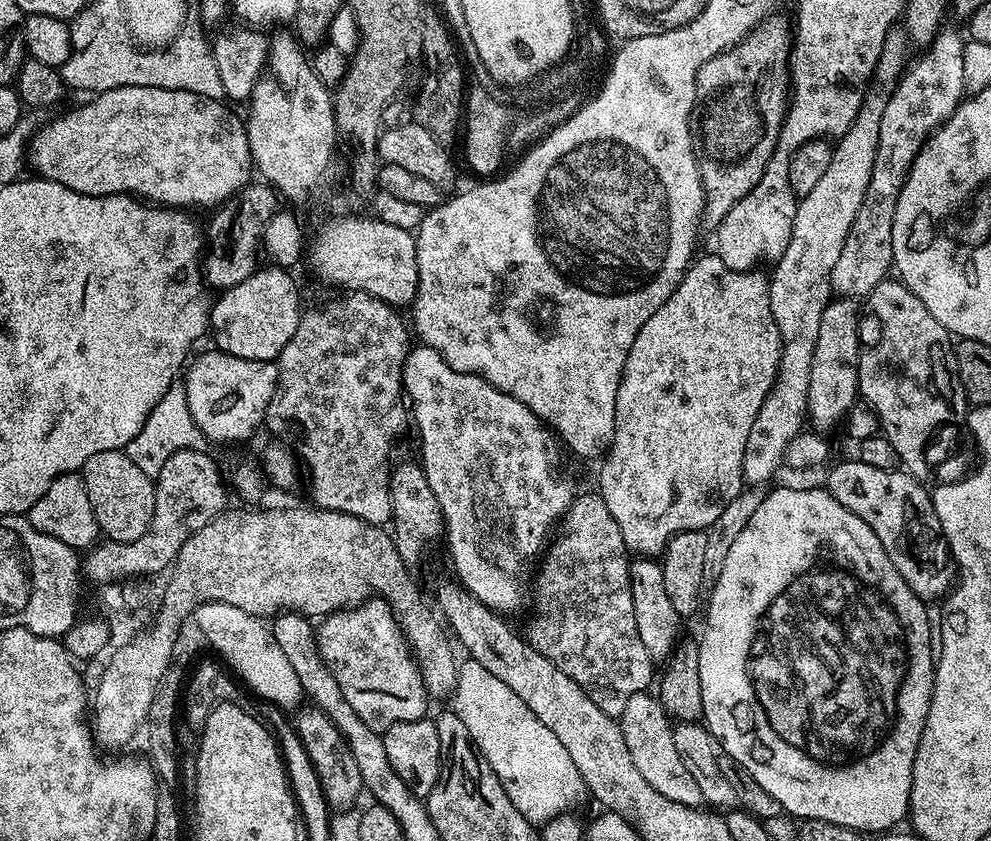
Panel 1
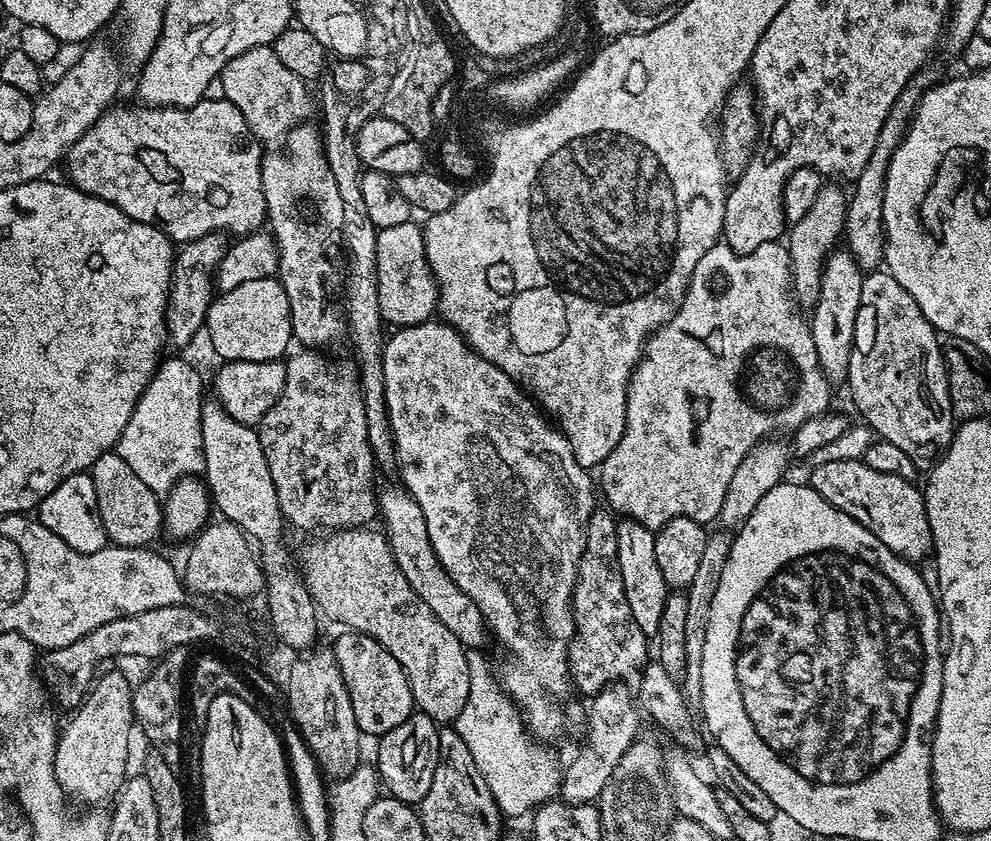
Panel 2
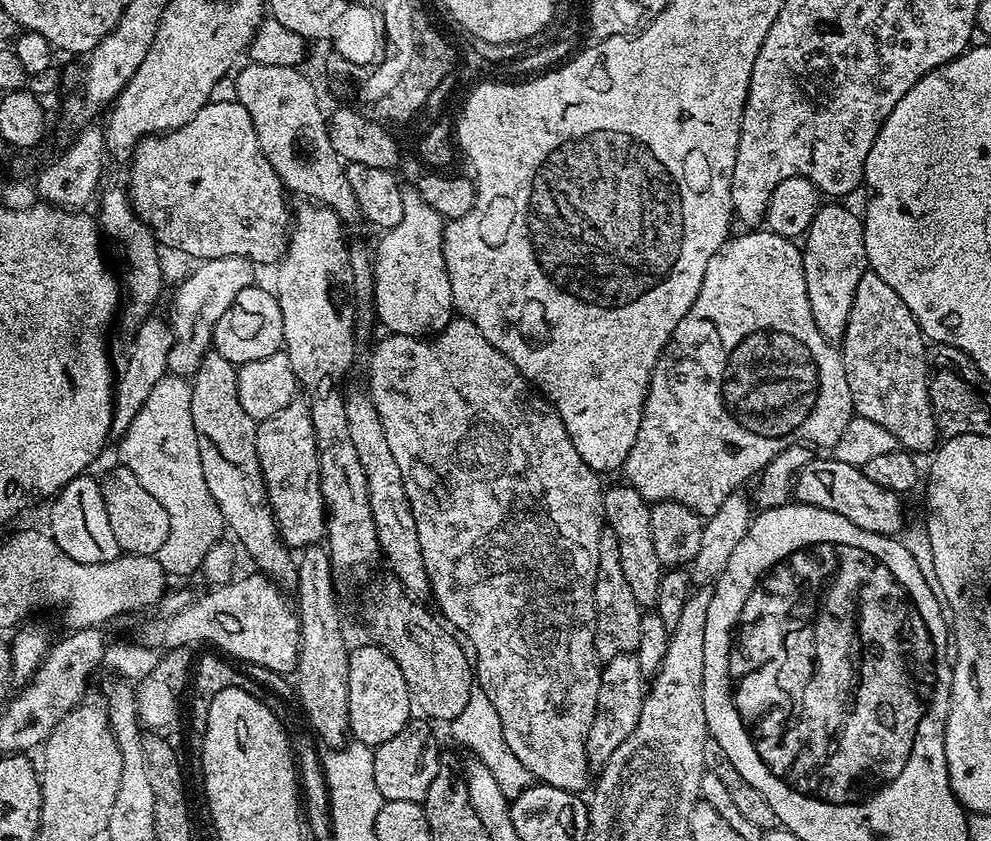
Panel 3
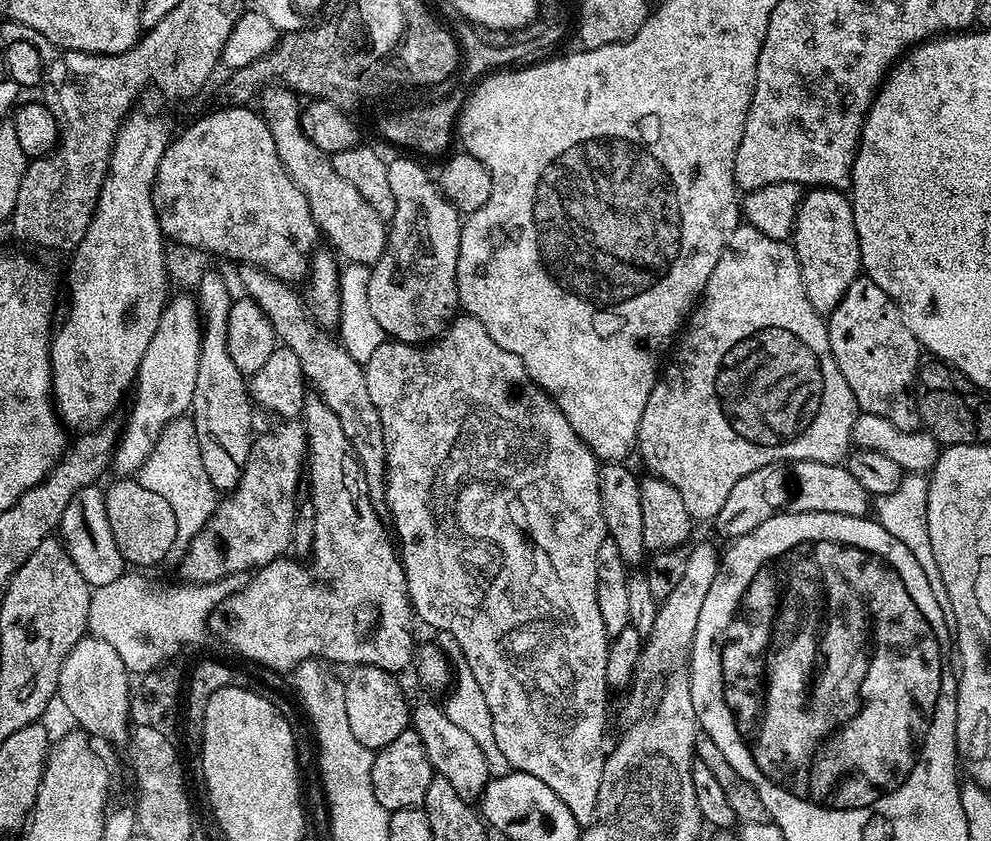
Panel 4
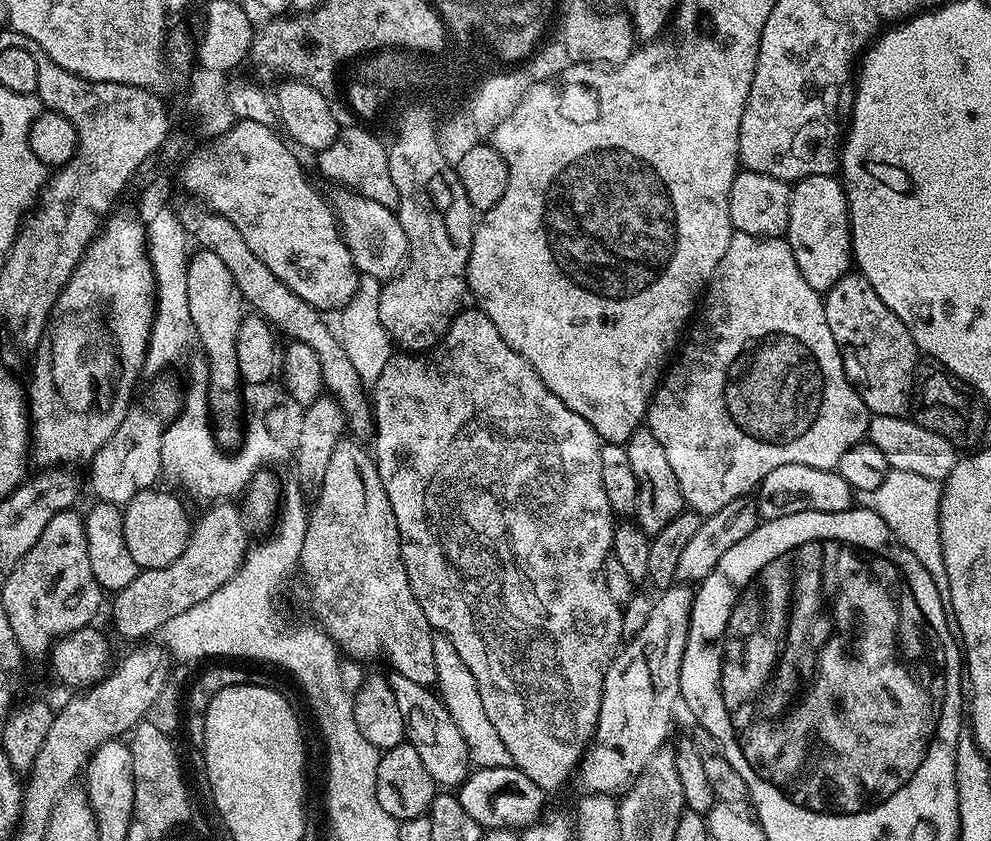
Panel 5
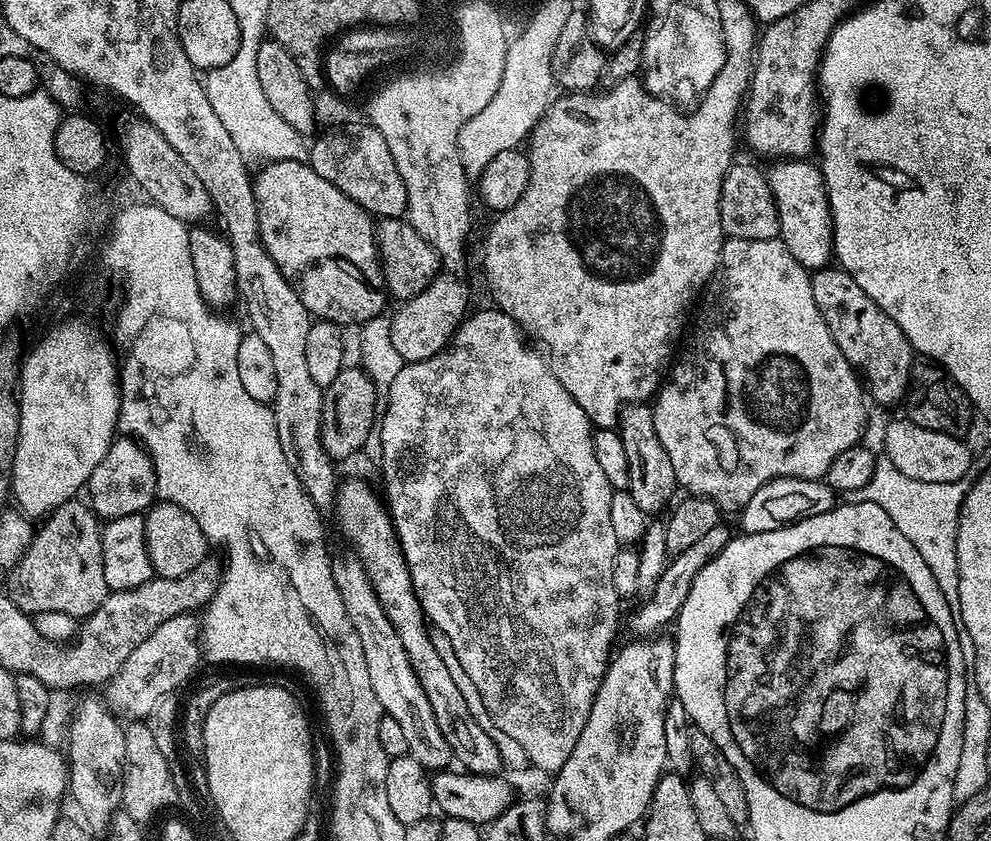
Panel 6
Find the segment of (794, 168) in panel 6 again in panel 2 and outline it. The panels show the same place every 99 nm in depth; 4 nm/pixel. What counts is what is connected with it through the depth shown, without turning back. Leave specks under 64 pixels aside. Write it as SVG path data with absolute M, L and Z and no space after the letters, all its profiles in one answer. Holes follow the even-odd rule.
M847 250L833 251L824 262L824 273L818 290L818 302L810 309L810 327L814 338L814 350L818 350L818 362L826 378L836 386L848 379L850 354L854 342L854 322L860 309L860 295L865 273L860 263Z

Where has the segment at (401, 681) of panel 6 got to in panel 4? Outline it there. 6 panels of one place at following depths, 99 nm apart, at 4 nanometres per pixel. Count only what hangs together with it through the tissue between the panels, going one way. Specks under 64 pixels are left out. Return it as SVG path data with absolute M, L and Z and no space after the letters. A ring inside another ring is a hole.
M420 704L417 707L415 705L410 714L410 724L413 731L422 738L433 771L437 775L444 776L460 798L473 803L492 777L489 763L486 762L486 756L478 742L466 730L459 729L450 721L443 707L438 704Z

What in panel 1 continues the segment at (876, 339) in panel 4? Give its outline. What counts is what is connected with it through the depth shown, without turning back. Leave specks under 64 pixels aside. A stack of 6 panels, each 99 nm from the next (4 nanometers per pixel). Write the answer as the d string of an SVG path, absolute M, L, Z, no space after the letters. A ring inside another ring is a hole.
M885 278L863 301L860 318L860 357L858 358L858 396L872 407L880 420L879 431L894 446L903 471L917 480L927 481L930 467L924 460L928 441L946 424L965 419L970 405L956 377L954 340L942 322L922 306L919 298L896 278Z

